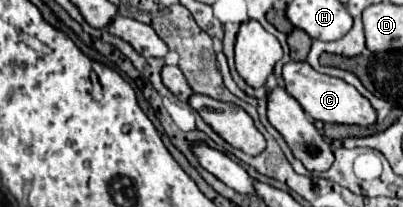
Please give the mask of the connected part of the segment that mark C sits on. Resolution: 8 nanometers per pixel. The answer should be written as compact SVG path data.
M294 61L286 63L282 67L282 81L284 81L284 89L302 105L302 109L314 121L348 123L348 125L362 125L362 127L370 127L376 121L376 111L372 109L370 101L362 97L352 85L348 85L338 77L318 73L308 63L294 63Z

